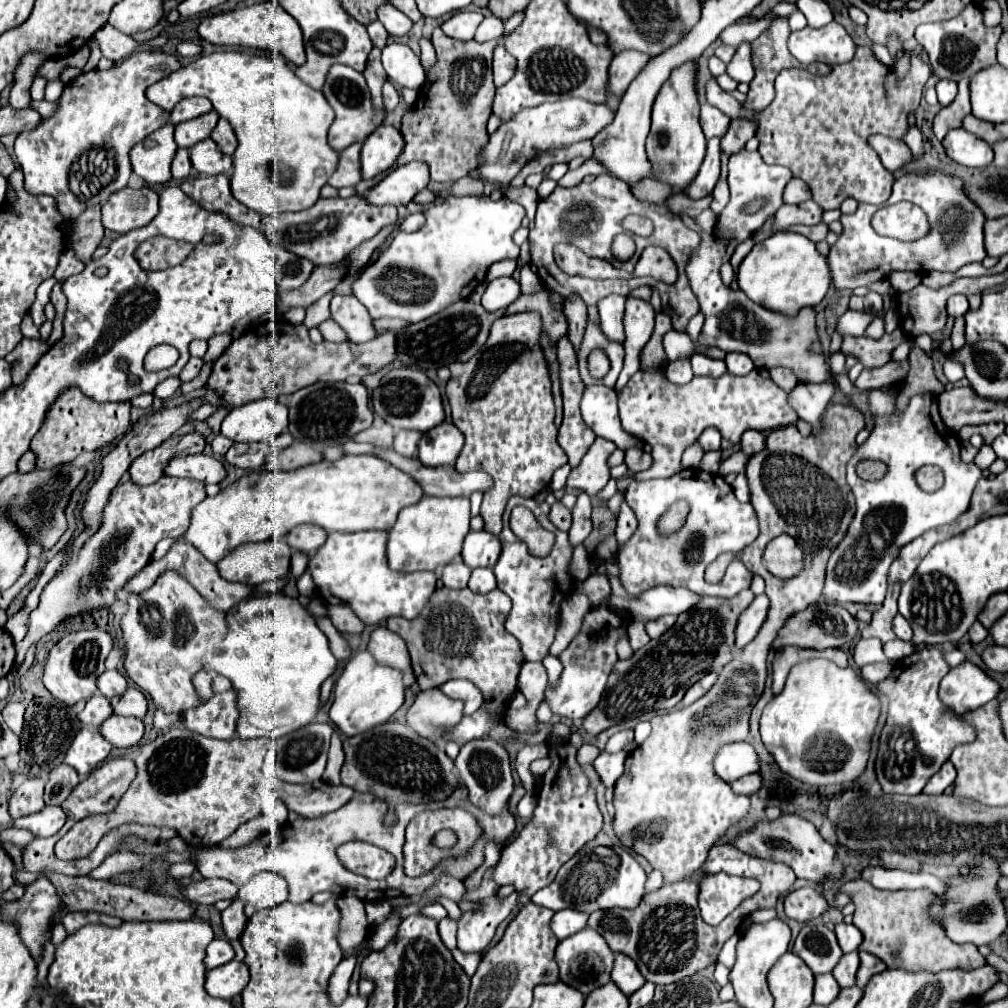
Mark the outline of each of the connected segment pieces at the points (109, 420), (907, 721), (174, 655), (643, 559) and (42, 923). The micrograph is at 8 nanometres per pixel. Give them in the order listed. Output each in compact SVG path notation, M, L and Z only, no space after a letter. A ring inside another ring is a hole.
M79 389L65 391L57 403L49 409L47 419L41 427L41 431L31 441L31 451L35 453L37 467L49 469L59 463L73 461L83 451L97 451L109 443L113 443L119 435L123 435L131 423L129 423L129 401L117 401L117 403L93 403L89 397Z
M935 647L915 651L897 663L895 675L879 683L877 689L889 699L889 717L879 741L879 757L875 763L877 779L885 793L919 795L929 777L933 777L941 765L949 759L957 743L969 743L975 739L973 727L953 719L947 707L939 701L939 681L947 675L943 653Z
M167 571L157 583L127 599L129 611L121 619L121 631L127 647L125 673L147 691L163 713L183 713L201 705L195 693L193 675L203 669L203 655L213 639L225 635L227 623L221 611L215 611L179 573Z
M689 469L667 479L631 481L627 487L627 503L639 521L637 531L631 535L629 541L619 545L617 551L619 579L627 593L639 595L649 587L671 585L687 587L699 595L735 597L739 591L751 587L753 573L749 573L739 559L733 559L729 563L725 577L717 585L707 583L703 577L705 567L715 561L717 555L741 553L743 547L753 543L759 535L755 509L751 507L751 503L739 503L733 495L731 485L727 485L721 475L705 473L701 469ZM679 499L689 501L689 517L677 535L661 537L657 533L657 519L669 509L669 505Z
M39 877L27 887L25 895L19 901L9 903L3 911L7 919L13 919L17 923L23 943L37 961L41 959L41 947L47 941L45 929L61 921L61 917L55 917L57 907L61 905L55 887L47 877Z

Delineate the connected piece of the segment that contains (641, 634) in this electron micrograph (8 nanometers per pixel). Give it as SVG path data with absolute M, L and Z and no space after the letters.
M643 621L631 623L631 627L629 627L629 643L631 643L633 651L637 651L637 649L641 649L643 645L649 643L649 635L645 631L645 623Z

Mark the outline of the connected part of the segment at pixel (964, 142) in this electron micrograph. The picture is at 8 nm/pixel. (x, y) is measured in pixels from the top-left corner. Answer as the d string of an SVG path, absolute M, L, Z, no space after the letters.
M963 127L953 129L943 139L947 155L965 167L987 167L993 161L993 149L983 139L977 139L973 133Z

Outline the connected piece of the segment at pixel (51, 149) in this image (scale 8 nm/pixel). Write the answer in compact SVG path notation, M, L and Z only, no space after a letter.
M153 49L135 51L133 55L117 61L107 71L93 69L69 81L61 99L57 101L57 111L51 117L41 119L41 123L33 131L23 131L17 135L15 155L25 173L25 189L33 195L53 195L59 211L71 221L75 221L87 207L103 203L103 197L113 193L109 187L91 199L79 199L69 189L69 171L73 161L91 147L105 147L113 151L117 157L115 161L119 161L121 151L123 159L129 159L131 147L145 139L151 131L163 127L169 119L163 109L159 109L145 97L147 87L179 69L181 63L175 55Z

